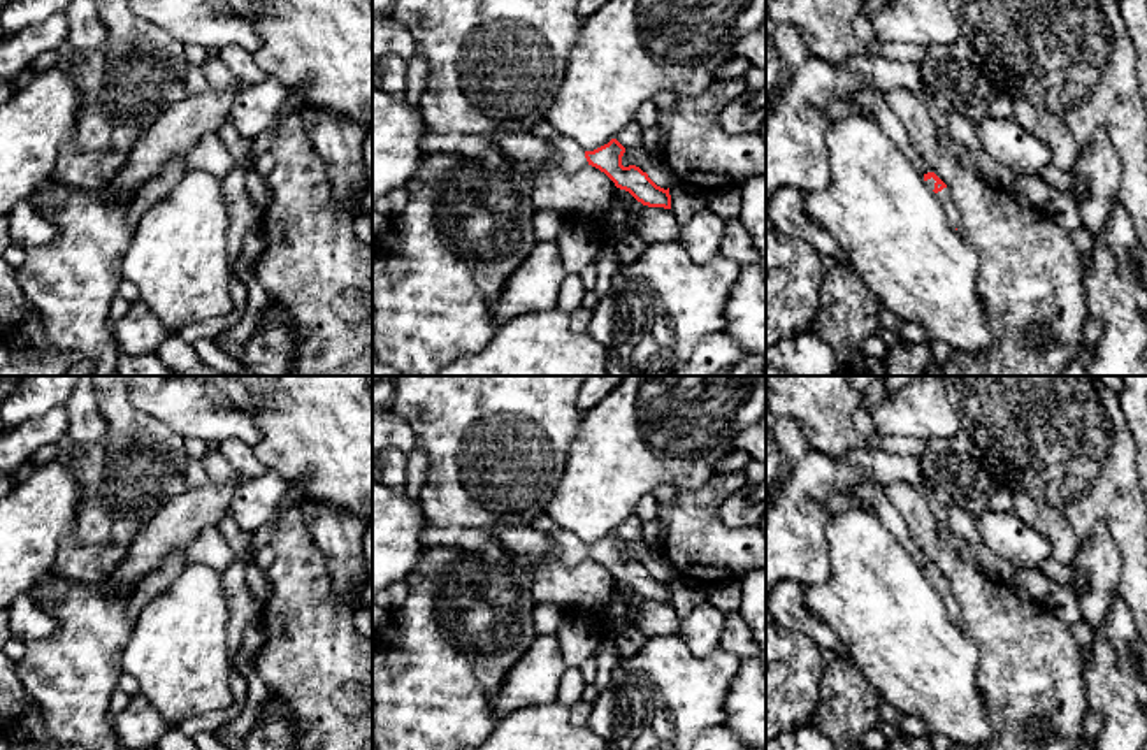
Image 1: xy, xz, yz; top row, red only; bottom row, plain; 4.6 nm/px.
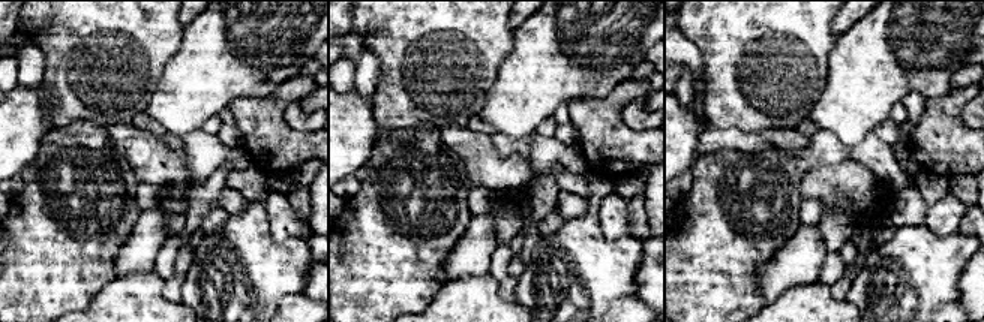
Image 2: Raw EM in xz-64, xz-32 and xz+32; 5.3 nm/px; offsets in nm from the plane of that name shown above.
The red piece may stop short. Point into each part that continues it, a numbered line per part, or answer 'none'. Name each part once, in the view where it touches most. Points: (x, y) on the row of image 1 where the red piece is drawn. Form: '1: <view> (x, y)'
1: yz (944, 197)

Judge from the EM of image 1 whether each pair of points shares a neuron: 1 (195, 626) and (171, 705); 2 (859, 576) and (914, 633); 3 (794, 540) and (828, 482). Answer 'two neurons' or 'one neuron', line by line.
1: one neuron
2: one neuron
3: one neuron

